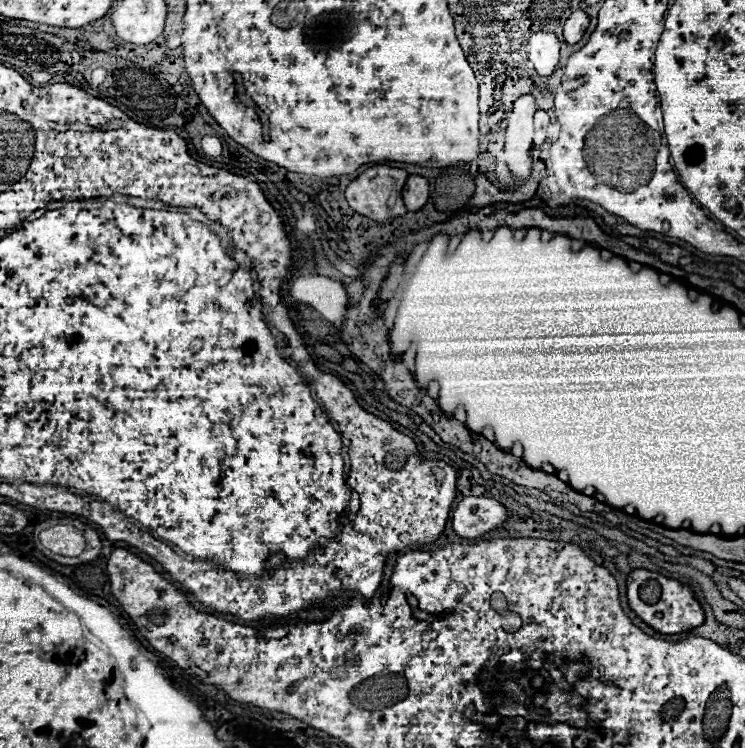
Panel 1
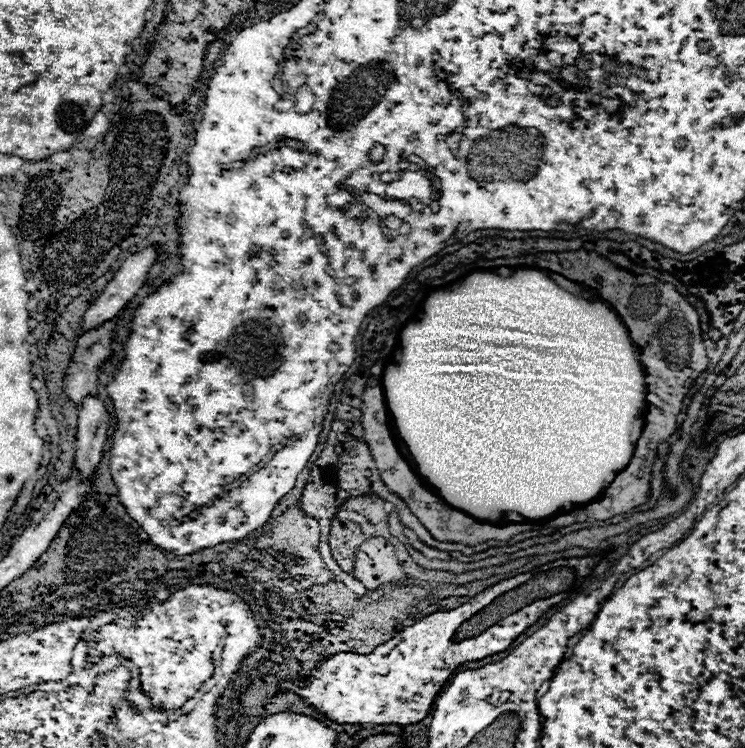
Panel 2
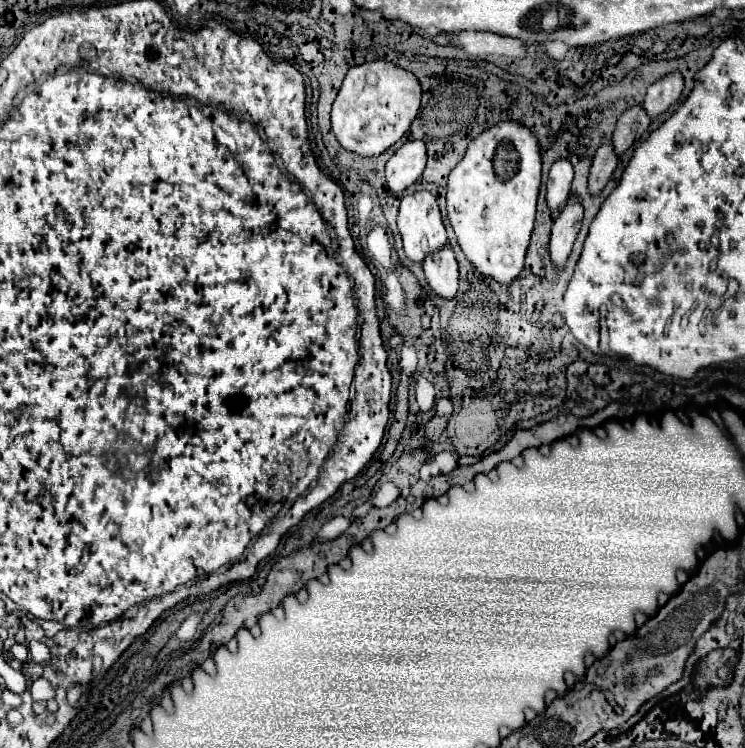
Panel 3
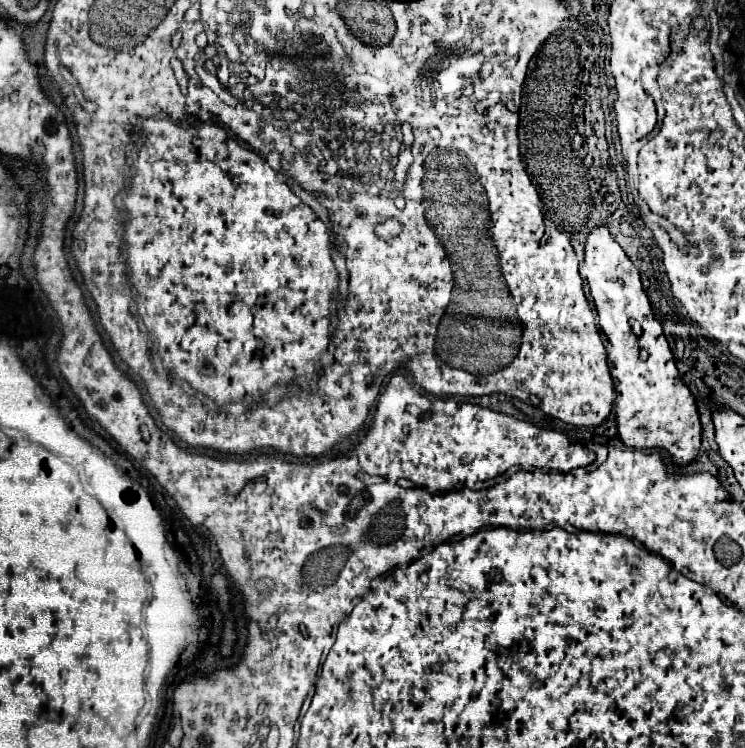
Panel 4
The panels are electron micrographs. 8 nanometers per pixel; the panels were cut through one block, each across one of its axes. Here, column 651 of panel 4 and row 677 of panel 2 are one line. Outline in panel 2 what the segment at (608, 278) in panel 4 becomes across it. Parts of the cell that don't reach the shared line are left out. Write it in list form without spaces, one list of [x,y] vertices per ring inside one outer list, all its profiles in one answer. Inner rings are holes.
[[[586,556],[586,558],[566,558],[566,560],[556,560],[546,566],[540,566],[532,572],[518,574],[514,578],[502,580],[474,598],[470,598],[466,604],[448,610],[448,612],[434,612],[426,618],[422,618],[418,624],[404,628],[398,632],[392,640],[380,644],[374,652],[370,654],[354,654],[354,652],[338,652],[322,660],[308,676],[306,680],[298,682],[296,694],[302,696],[302,702],[312,706],[316,712],[324,714],[328,720],[338,722],[338,724],[414,724],[420,722],[432,702],[434,696],[440,692],[440,688],[446,684],[446,680],[452,676],[456,666],[470,662],[470,660],[480,660],[490,654],[506,650],[516,636],[520,636],[526,628],[530,628],[548,608],[564,600],[568,594],[556,594],[550,598],[540,598],[534,600],[532,604],[524,606],[522,610],[506,616],[502,622],[490,626],[486,632],[466,638],[462,642],[452,642],[452,636],[456,628],[484,610],[494,598],[500,594],[518,588],[526,580],[530,580],[536,572],[542,570],[552,570],[552,568],[572,568],[576,572],[576,584],[580,584],[586,576],[590,576],[592,568],[600,562],[602,556]]]

